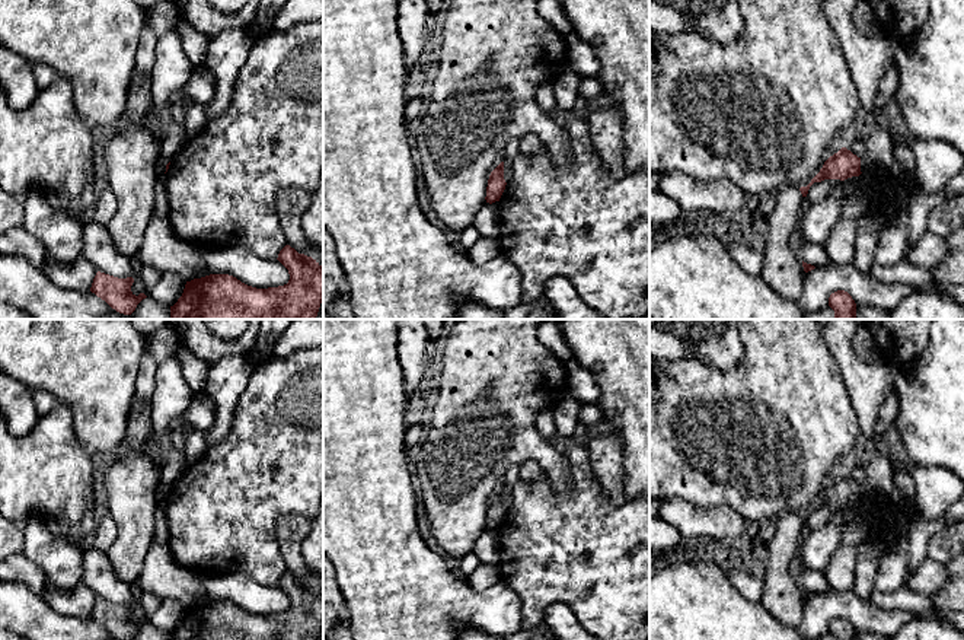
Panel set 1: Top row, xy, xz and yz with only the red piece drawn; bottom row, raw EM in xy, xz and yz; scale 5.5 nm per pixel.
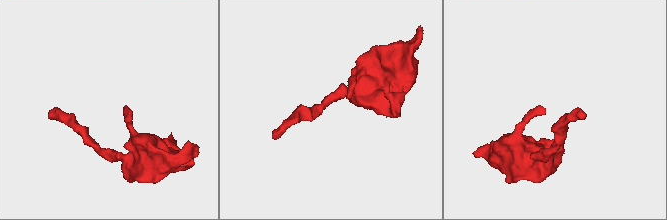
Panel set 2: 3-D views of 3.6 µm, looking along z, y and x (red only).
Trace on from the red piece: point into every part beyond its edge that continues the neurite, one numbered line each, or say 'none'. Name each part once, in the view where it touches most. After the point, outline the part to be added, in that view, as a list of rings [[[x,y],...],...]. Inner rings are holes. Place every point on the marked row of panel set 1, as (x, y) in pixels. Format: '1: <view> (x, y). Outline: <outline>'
none

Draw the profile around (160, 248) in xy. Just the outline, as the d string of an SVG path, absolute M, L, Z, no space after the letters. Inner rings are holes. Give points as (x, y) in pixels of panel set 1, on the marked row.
M153 214L135 258L143 265L163 271L175 271L185 281L210 274L229 274L242 283L268 289L284 286L290 280L288 270L278 259L265 259L242 245L198 249L179 241L167 217Z

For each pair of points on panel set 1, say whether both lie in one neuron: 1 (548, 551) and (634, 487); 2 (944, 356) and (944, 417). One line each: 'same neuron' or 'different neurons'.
1: different neurons
2: same neuron

